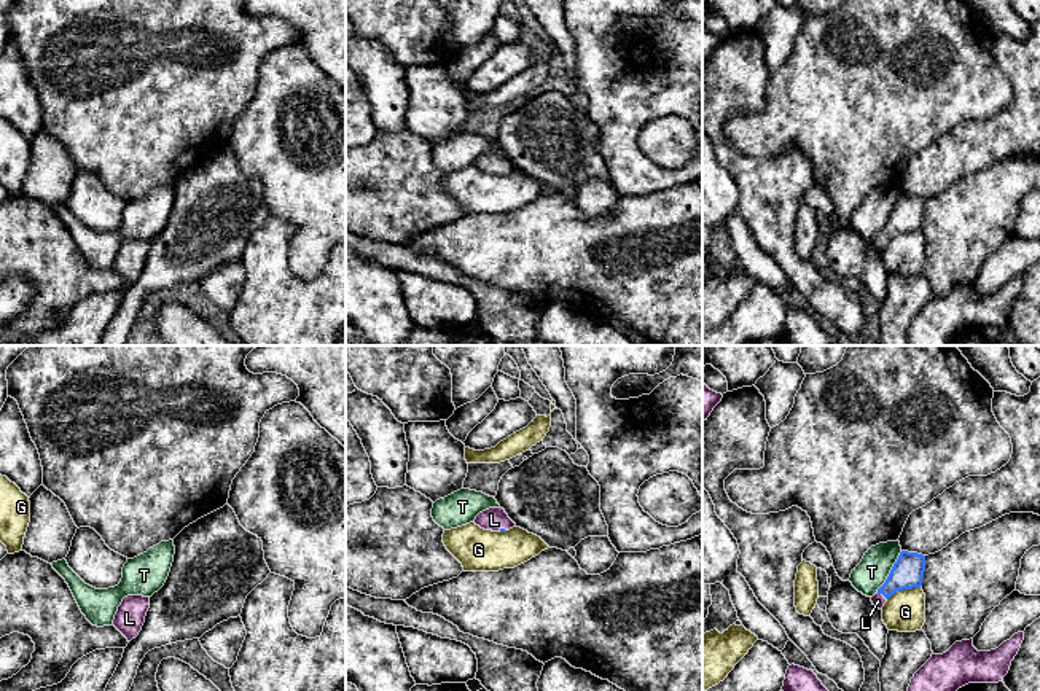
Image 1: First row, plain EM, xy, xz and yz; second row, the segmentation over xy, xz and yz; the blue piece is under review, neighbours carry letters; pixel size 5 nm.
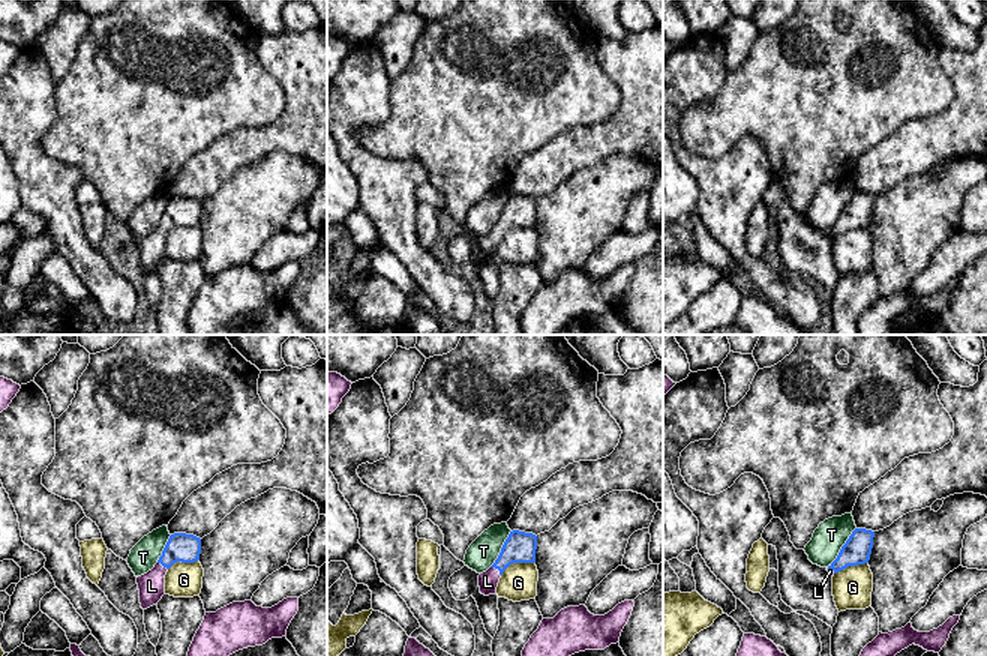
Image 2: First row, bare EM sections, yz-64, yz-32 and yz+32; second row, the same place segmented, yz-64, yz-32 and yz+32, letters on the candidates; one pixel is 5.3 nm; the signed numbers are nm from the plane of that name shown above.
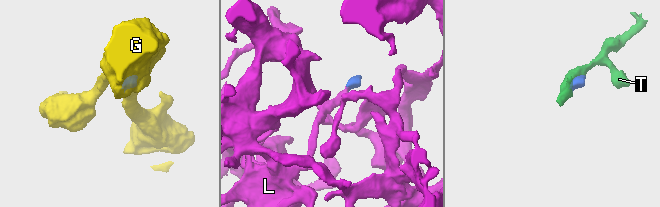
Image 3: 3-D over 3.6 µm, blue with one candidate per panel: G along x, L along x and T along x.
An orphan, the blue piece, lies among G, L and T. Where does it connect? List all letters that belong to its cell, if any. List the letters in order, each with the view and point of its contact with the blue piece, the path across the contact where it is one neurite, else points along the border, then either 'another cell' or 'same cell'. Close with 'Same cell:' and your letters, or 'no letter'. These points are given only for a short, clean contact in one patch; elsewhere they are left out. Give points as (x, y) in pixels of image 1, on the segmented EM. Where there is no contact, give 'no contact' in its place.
G: meets blue in yz at (903, 588); border along yz (919, 586), (897, 589), (887, 599); another cell
L: meets blue in yz at (881, 593); runs through yz (908, 570), (881, 593), (878, 601); same cell
T: meets blue in yz at (891, 572); border along yz (902, 551), (886, 581), (876, 591); another cell
Same cell: L

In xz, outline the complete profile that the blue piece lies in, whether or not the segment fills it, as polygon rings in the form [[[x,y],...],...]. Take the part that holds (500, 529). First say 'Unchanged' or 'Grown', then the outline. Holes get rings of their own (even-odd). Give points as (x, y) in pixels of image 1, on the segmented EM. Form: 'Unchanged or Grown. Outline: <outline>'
Grown. Outline: [[[489,508],[483,513],[479,513],[475,519],[475,524],[479,525],[484,530],[492,532],[506,532],[516,524],[508,517],[503,508]]]

